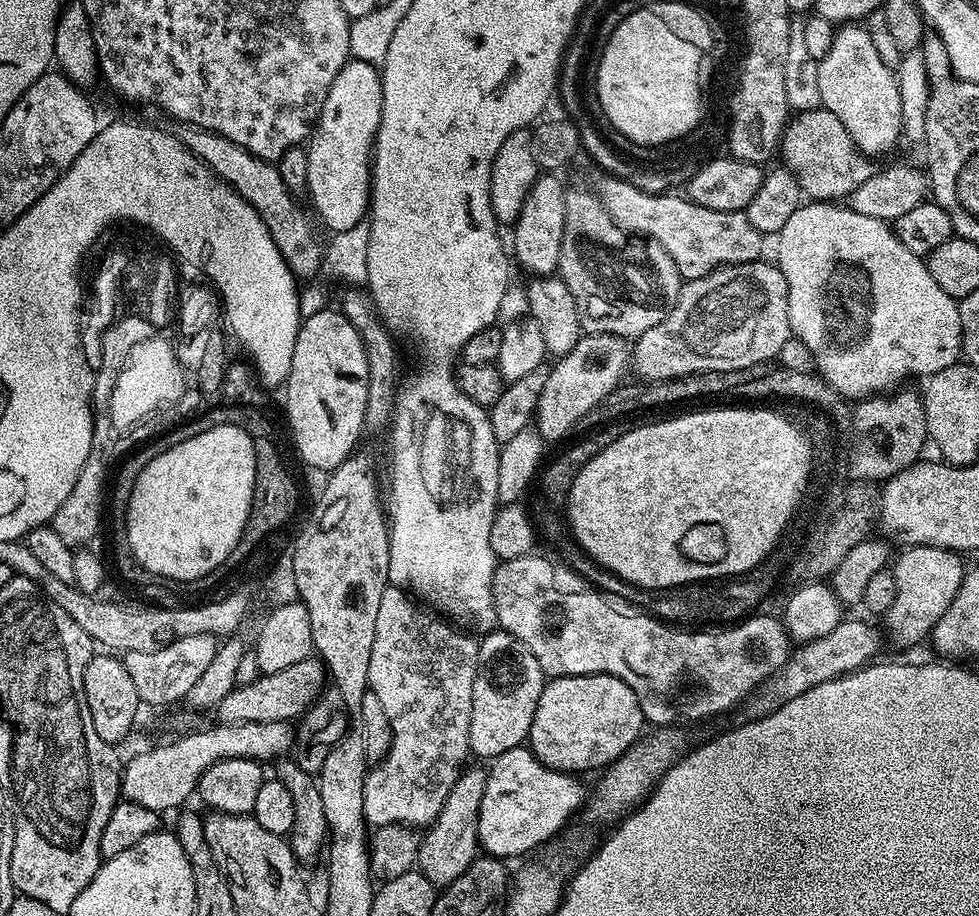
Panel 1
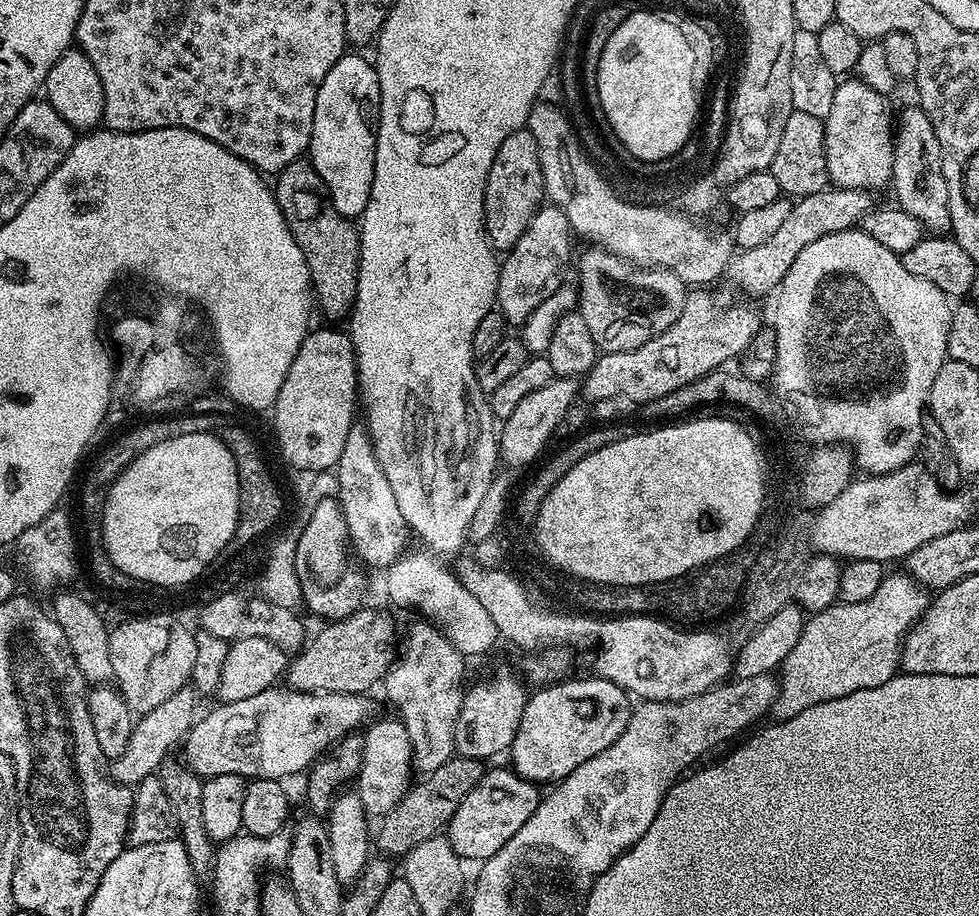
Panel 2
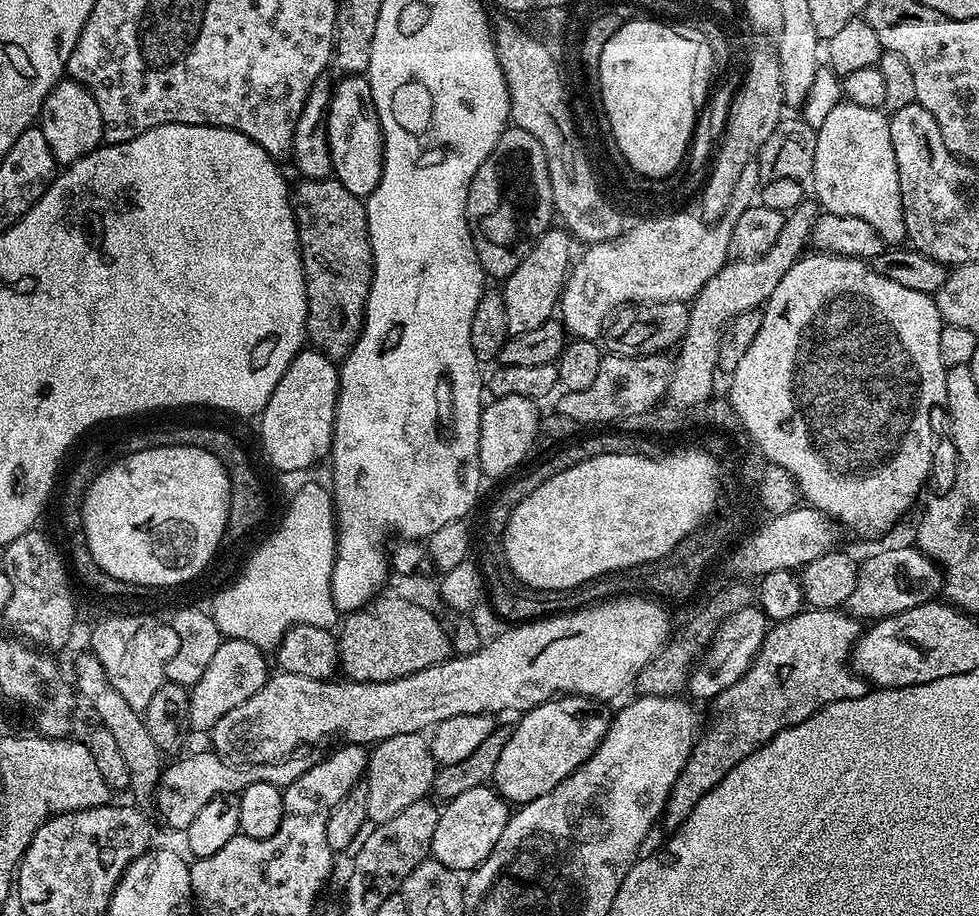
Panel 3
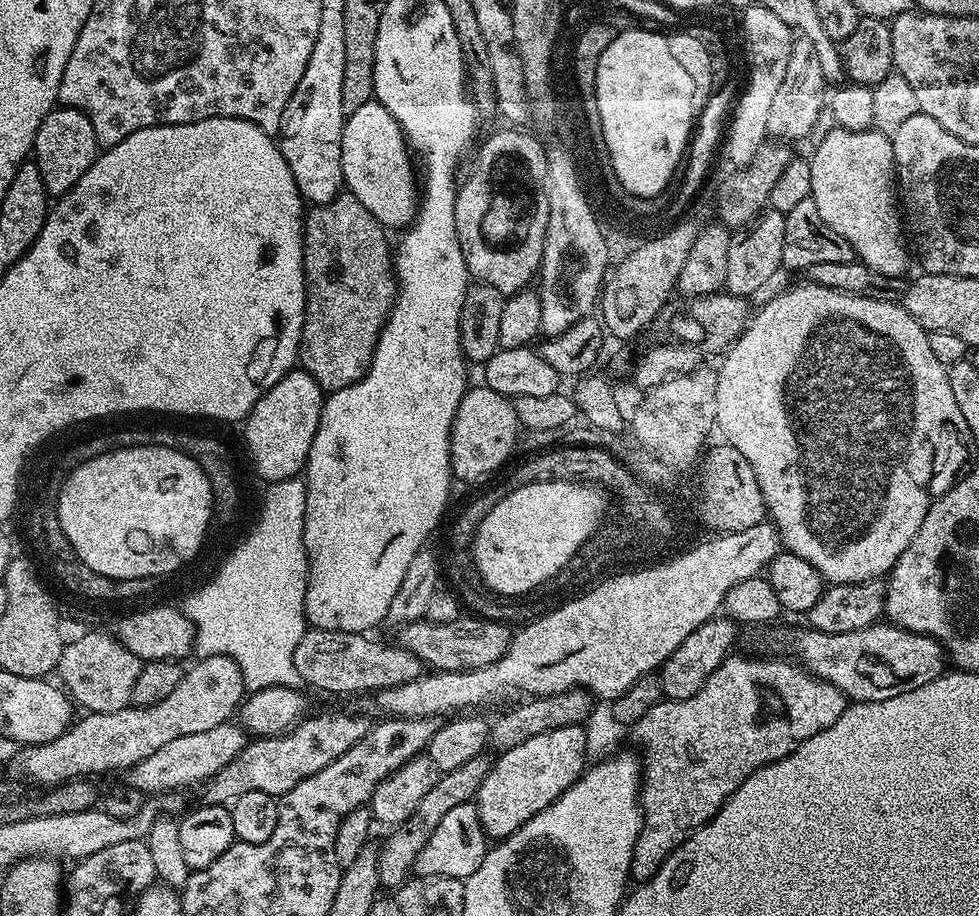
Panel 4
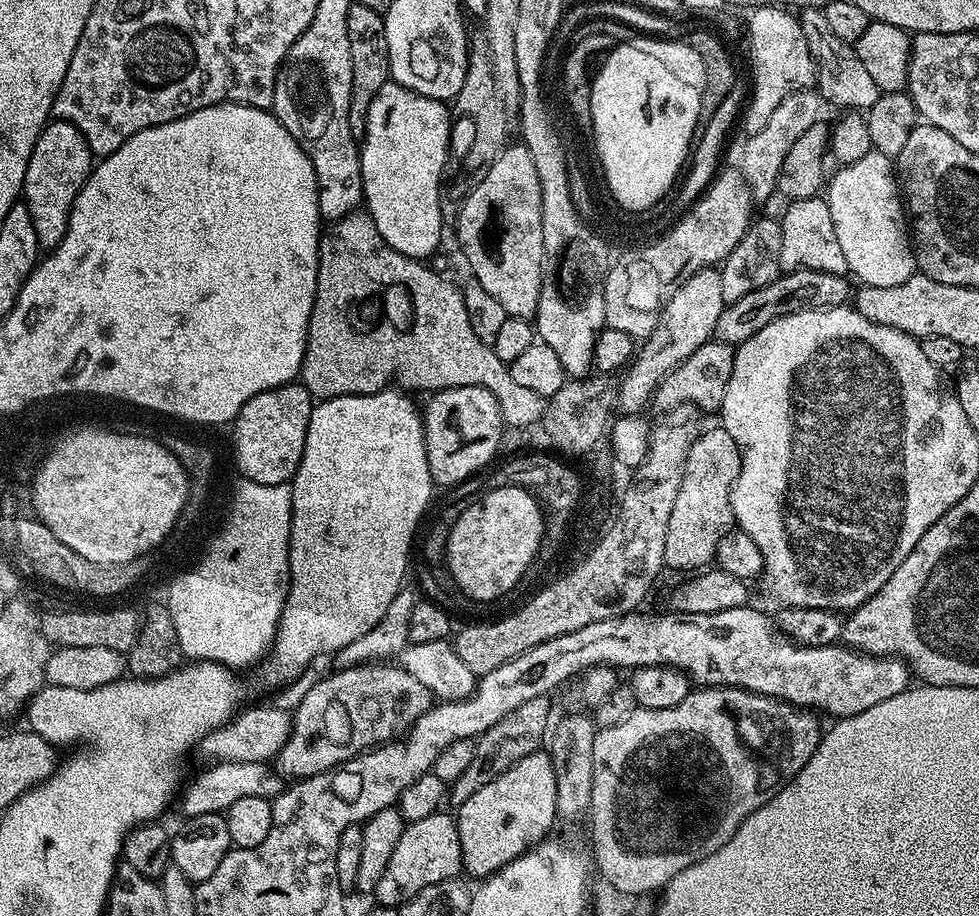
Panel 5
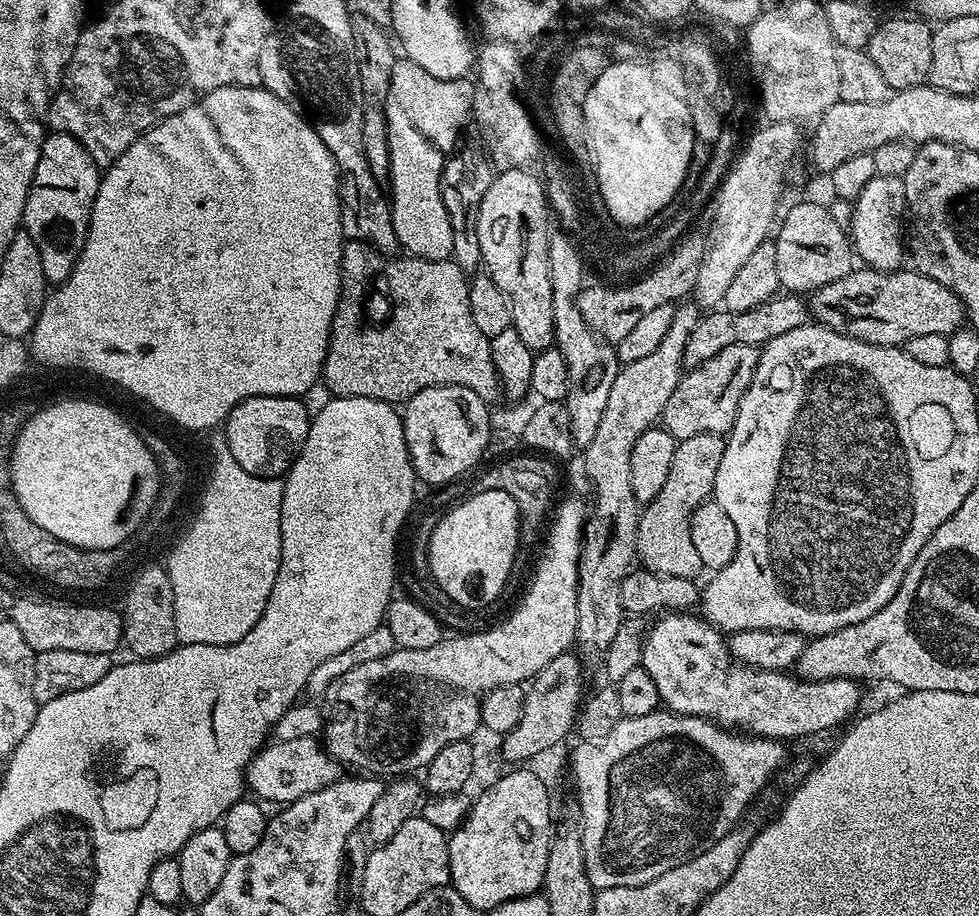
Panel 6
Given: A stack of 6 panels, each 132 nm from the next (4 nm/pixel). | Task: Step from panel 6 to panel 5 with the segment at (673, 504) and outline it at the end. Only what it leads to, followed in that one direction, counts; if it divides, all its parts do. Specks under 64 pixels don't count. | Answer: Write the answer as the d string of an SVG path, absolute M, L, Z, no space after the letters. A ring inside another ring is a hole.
M715 426L701 431L696 441L690 446L690 454L686 458L686 466L682 474L682 486L678 486L678 498L674 498L674 510L670 510L670 526L666 526L666 558L665 565L669 569L681 568L691 573L703 569L713 563L716 547L726 533L733 531L732 487L740 473L740 447L730 438L728 431L722 426Z

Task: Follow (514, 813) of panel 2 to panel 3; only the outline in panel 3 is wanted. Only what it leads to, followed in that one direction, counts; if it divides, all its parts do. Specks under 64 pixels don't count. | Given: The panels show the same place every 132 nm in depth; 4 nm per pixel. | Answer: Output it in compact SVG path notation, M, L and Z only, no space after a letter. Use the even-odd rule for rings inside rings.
M474 786L474 790L458 794L458 798L443 805L438 818L438 830L434 830L431 859L461 874L471 872L485 860L490 850L494 850L498 838L502 838L502 830L506 830L509 815L510 805L495 787Z

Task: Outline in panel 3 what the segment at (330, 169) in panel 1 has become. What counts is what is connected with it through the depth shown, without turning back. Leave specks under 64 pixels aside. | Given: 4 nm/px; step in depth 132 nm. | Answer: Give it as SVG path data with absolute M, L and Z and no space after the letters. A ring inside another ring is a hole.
M367 75L344 76L335 81L328 107L328 145L332 176L350 194L367 198L375 190L384 169L384 135L370 94Z

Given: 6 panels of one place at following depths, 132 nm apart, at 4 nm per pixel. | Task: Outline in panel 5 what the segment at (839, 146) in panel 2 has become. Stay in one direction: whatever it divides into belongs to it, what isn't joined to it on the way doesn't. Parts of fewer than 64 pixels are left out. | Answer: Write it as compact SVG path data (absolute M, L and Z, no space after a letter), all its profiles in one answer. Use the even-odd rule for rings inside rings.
M878 151L867 152L858 162L839 167L826 186L826 199L830 206L830 216L834 223L834 232L845 255L849 273L860 280L865 287L900 286L907 278L915 275L916 255L911 237L906 235L906 209L899 187L893 157Z

